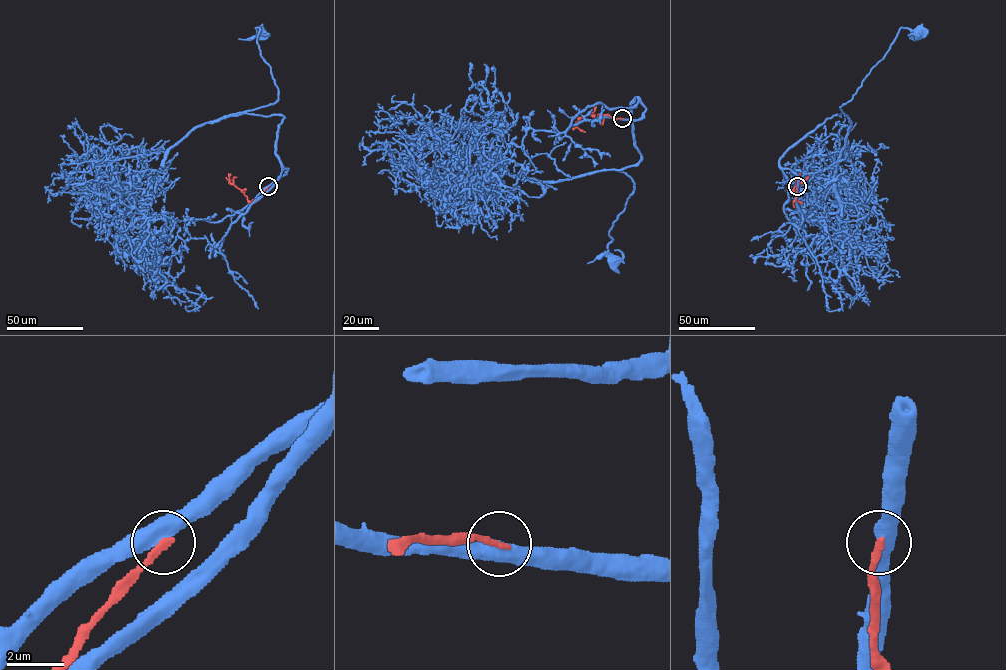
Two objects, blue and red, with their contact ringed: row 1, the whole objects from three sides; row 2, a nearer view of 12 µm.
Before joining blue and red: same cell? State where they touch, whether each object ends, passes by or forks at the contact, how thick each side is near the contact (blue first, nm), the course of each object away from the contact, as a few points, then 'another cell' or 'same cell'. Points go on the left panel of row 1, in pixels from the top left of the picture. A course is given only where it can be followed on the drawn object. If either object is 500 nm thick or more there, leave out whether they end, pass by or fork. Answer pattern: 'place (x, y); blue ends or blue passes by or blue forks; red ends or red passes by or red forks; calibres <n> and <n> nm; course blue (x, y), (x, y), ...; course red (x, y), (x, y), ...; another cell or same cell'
place (268, 186); calibres 500 and 240 nm; course blue (268, 186), (288, 169), (275, 153), (284, 117), (246, 112), (278, 98), (256, 27), (262, 33); course red (268, 186), (258, 200), (249, 201), (229, 182), (236, 177); another cell

